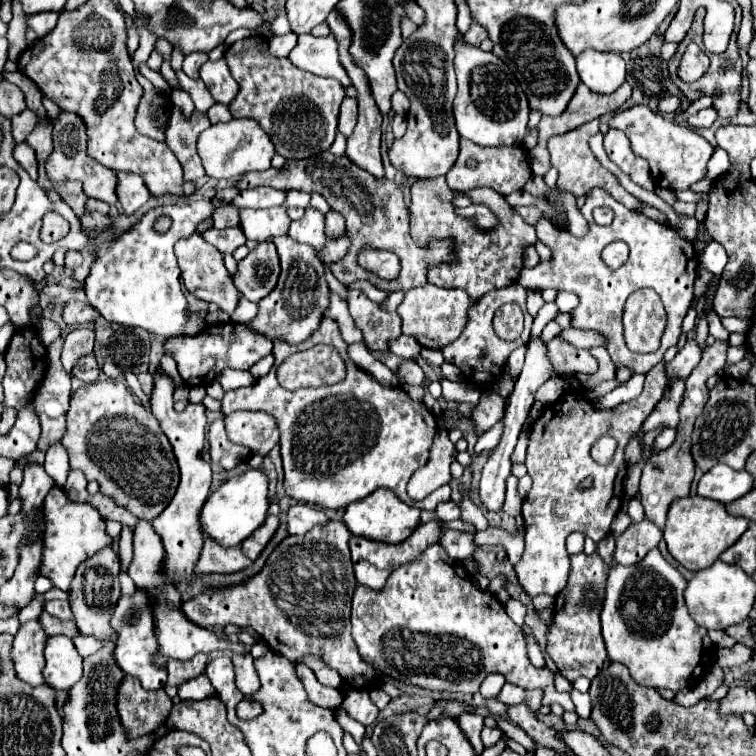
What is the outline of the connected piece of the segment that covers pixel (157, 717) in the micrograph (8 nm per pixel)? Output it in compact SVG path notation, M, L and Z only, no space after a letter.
M128 675L124 677L124 683L120 683L118 711L128 735L138 737L154 733L160 725L164 725L170 709L172 699L166 695L164 689L146 691L136 677Z

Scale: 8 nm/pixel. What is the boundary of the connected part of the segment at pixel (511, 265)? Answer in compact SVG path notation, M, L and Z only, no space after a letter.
M444 177L438 179L416 179L410 187L410 235L416 243L426 247L432 239L452 239L454 241L454 253L456 261L452 263L438 263L434 267L428 267L426 279L432 285L444 287L444 289L464 289L470 299L478 299L480 295L502 289L512 283L516 283L516 277L522 271L522 253L526 247L534 245L538 241L536 231L532 225L528 225L516 211L506 203L506 199L496 193L490 187L480 187L466 191L462 195L470 197L472 203L484 203L498 219L498 223L492 229L480 229L472 217L462 217L456 213L456 207L452 203L458 193L446 187Z

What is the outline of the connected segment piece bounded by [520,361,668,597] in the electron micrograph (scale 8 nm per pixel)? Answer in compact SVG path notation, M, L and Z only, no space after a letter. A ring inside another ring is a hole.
M660 361L656 367L652 367L646 373L642 395L628 403L620 403L608 411L596 411L584 393L568 393L558 405L544 409L540 419L532 425L525 465L534 485L522 505L526 551L520 563L520 581L530 597L538 593L556 597L564 589L570 567L566 551L566 537L570 533L580 531L596 543L608 535L610 523L624 497L624 443L628 443L628 439L640 429L640 423L644 423L644 419L650 415L656 399L662 399L664 389L668 387L666 365L666 361ZM604 435L614 437L618 447L612 461L600 465L592 459L590 449L598 437ZM586 477L592 479L592 487L582 491L578 485Z

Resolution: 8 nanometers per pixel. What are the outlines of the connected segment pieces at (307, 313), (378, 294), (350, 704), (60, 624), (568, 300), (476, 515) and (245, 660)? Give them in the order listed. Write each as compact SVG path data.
M288 235L276 237L274 245L280 255L282 273L276 289L258 303L258 315L248 323L248 327L254 327L272 341L288 339L288 343L302 343L312 335L312 331L316 331L328 305L330 289L324 279L324 267L310 245L292 241Z
M366 280L352 283L350 287L348 287L348 291L352 291L352 289L358 289L358 291L362 291L362 293L364 293L370 300L376 303L386 300L391 293L376 288Z
M350 689L350 695L344 699L344 709L348 711L350 717L354 717L366 727L370 725L370 719L376 719L378 715L376 705L368 697L368 691L360 691L360 689Z
M46 611L40 613L38 623L42 625L42 629L44 629L48 635L66 635L66 637L76 637L76 635L78 635L78 631L76 631L74 625L66 625L64 621L48 615Z
M558 291L558 295L556 295L556 305L558 305L558 309L560 309L560 311L570 313L570 311L572 311L572 307L576 307L576 303L578 303L576 295L566 293L566 291Z
M462 489L462 495L464 495L464 499L462 499L462 503L460 503L460 507L462 507L462 519L474 523L476 529L488 529L488 521L486 521L486 517L482 515L480 507L476 507L476 505L470 501L470 497L466 495L464 489Z
M234 655L232 663L234 663L234 673L236 673L238 689L244 695L252 695L260 687L260 681L258 681L252 657L250 655Z

